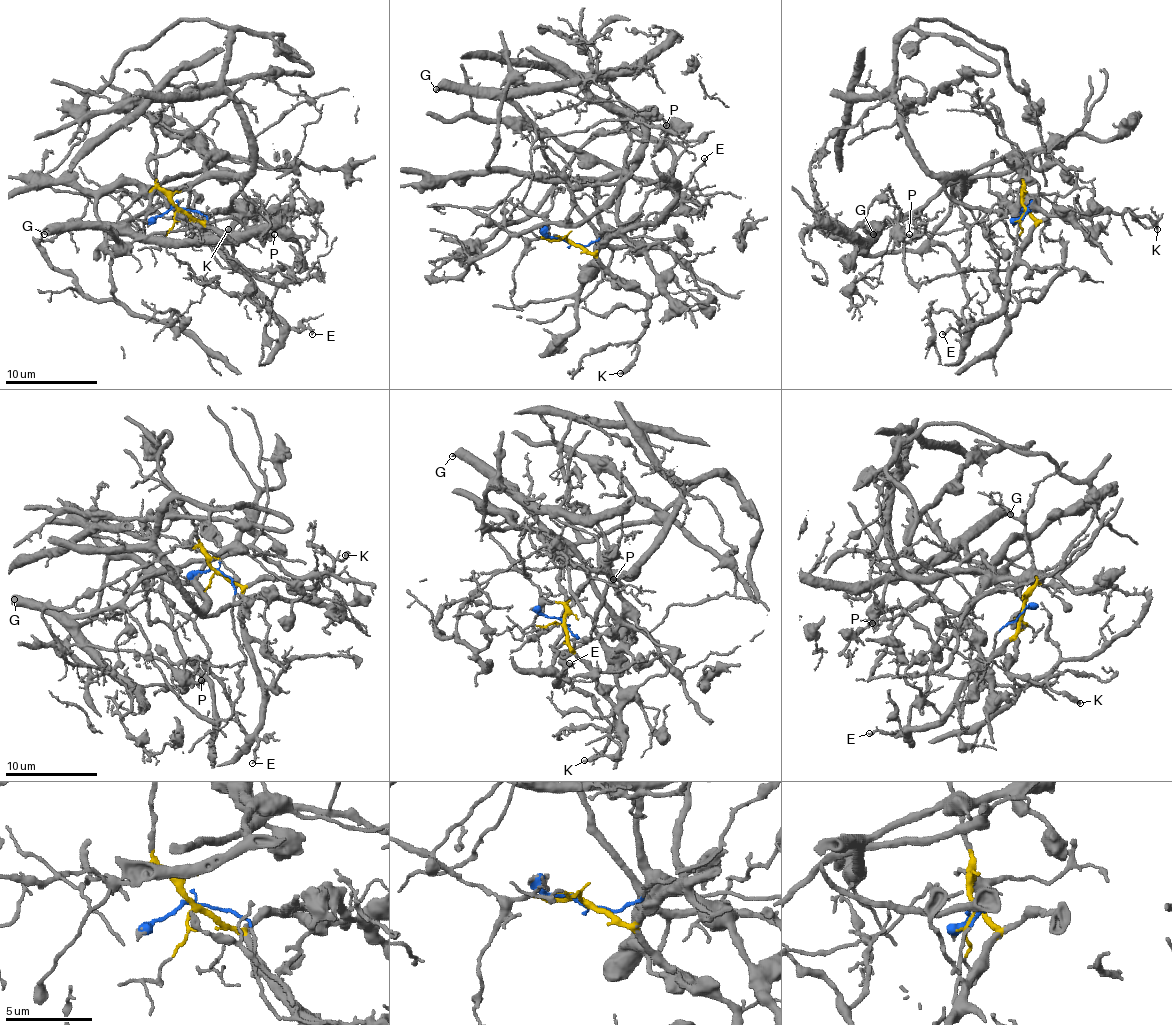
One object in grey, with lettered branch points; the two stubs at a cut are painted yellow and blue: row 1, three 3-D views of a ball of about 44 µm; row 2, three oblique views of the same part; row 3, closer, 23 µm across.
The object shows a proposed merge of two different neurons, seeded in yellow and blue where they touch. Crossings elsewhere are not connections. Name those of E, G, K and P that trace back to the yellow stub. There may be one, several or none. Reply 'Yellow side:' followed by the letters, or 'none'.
Yellow side: E, K

